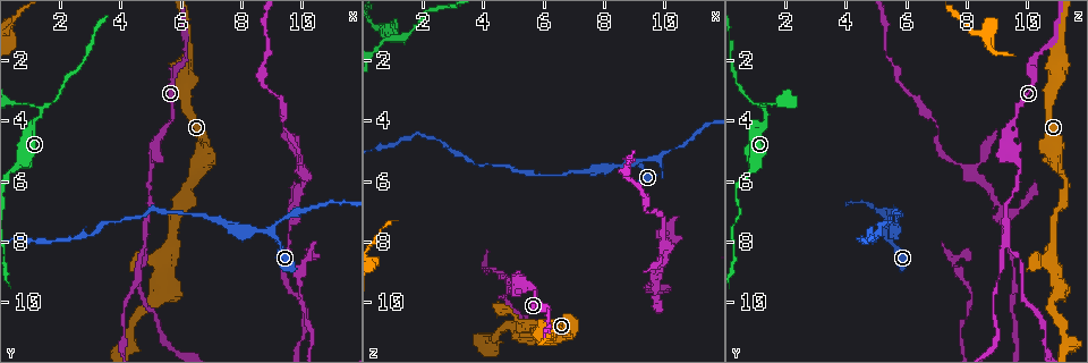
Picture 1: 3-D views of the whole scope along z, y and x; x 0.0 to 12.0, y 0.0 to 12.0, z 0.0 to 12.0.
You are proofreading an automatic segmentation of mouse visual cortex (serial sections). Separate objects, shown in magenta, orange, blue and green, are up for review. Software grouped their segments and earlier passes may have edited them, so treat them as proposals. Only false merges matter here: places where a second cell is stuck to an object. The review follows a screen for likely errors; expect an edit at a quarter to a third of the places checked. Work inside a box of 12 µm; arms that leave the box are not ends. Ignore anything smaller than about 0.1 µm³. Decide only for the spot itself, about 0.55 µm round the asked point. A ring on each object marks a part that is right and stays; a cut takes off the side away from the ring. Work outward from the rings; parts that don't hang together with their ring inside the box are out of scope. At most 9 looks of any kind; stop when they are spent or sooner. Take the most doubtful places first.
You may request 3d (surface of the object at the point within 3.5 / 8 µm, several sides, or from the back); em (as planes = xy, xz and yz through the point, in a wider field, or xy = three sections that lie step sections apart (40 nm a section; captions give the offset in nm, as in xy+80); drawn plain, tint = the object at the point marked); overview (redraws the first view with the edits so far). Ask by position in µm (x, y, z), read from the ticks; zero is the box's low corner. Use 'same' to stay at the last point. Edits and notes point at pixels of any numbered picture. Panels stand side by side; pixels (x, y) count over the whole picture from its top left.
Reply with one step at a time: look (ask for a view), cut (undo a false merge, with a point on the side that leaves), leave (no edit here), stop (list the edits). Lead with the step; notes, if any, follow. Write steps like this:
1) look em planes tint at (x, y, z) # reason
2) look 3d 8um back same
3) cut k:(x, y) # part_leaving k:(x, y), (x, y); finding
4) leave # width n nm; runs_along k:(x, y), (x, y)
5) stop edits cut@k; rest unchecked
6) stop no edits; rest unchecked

look 3d 3.5um at (1.4, 3.7, 1.4) # abrupt turn

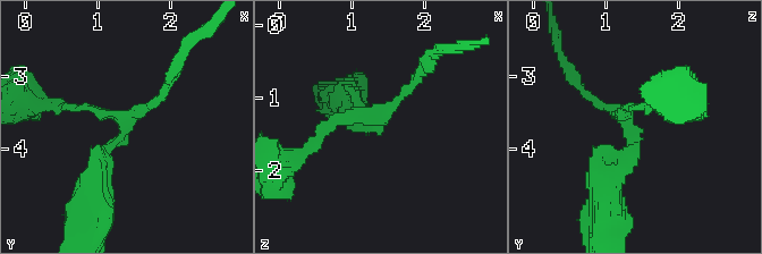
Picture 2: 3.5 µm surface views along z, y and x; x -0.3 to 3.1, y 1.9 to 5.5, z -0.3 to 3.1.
look em planes plain at (1.35, 3.65, 1.30) # arms 3; arm_widths 150, 150, 200 nm; now the EM

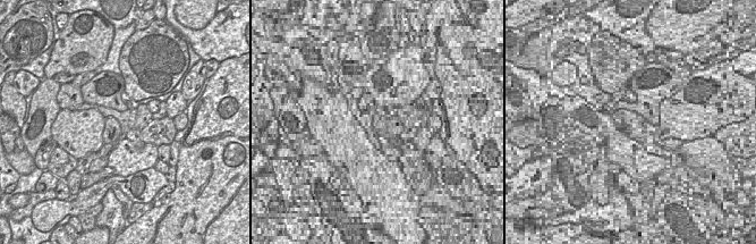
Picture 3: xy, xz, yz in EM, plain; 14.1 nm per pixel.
look em planes tint same # where the object lies

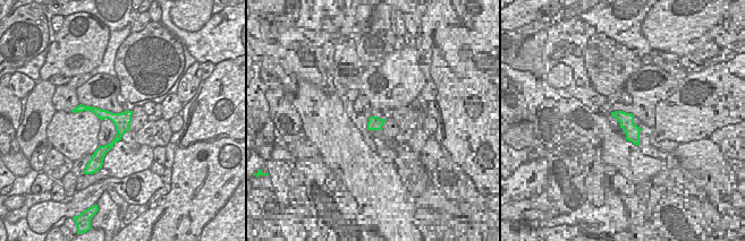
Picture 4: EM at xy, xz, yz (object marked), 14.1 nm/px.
leave # runs_along 4:(128, 113), (118, 137), (101, 154); continuous, no second cell

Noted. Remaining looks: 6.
look 3d 3.5um at (5.1, 5.3, 9.6) # thick turns thin

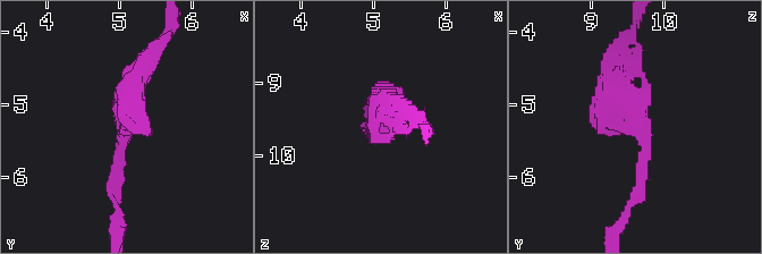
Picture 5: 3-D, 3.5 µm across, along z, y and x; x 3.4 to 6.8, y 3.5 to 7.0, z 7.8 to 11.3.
look em planes tint at (5.10, 5.40, 9.70)

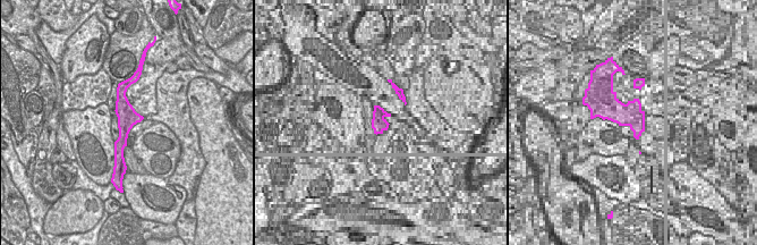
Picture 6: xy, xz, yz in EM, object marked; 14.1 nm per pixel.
leave # width 300 nm; runs_along 6:(124, 87), (119, 159); all the same cell

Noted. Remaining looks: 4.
look 3d 3.5um back at (4.9, 8.0, 9.4) # side arm on a straight run

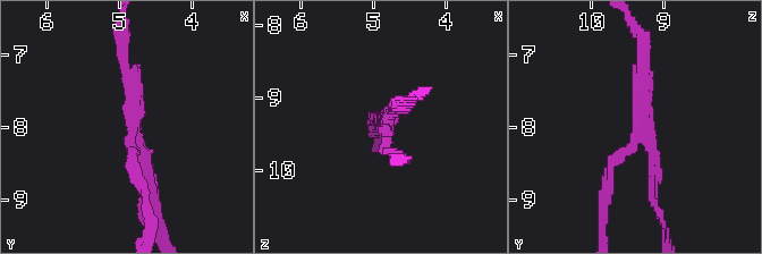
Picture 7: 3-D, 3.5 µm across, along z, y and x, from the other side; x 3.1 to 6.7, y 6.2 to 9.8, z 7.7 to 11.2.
look em xy step 3 tint at (4.85, 8.05, 9.35) # arms 3; arm_widths 150, 200, 250 nm; shape alone is not enough

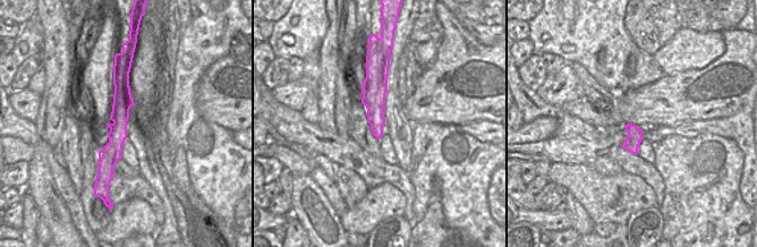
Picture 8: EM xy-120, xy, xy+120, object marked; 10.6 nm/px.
cut 7:(132, 163) # part_leaving 7:(128, 70), (132, 175); a second cell is stuck on

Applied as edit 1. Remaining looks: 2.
stop edits cut@7; rest unchecked

